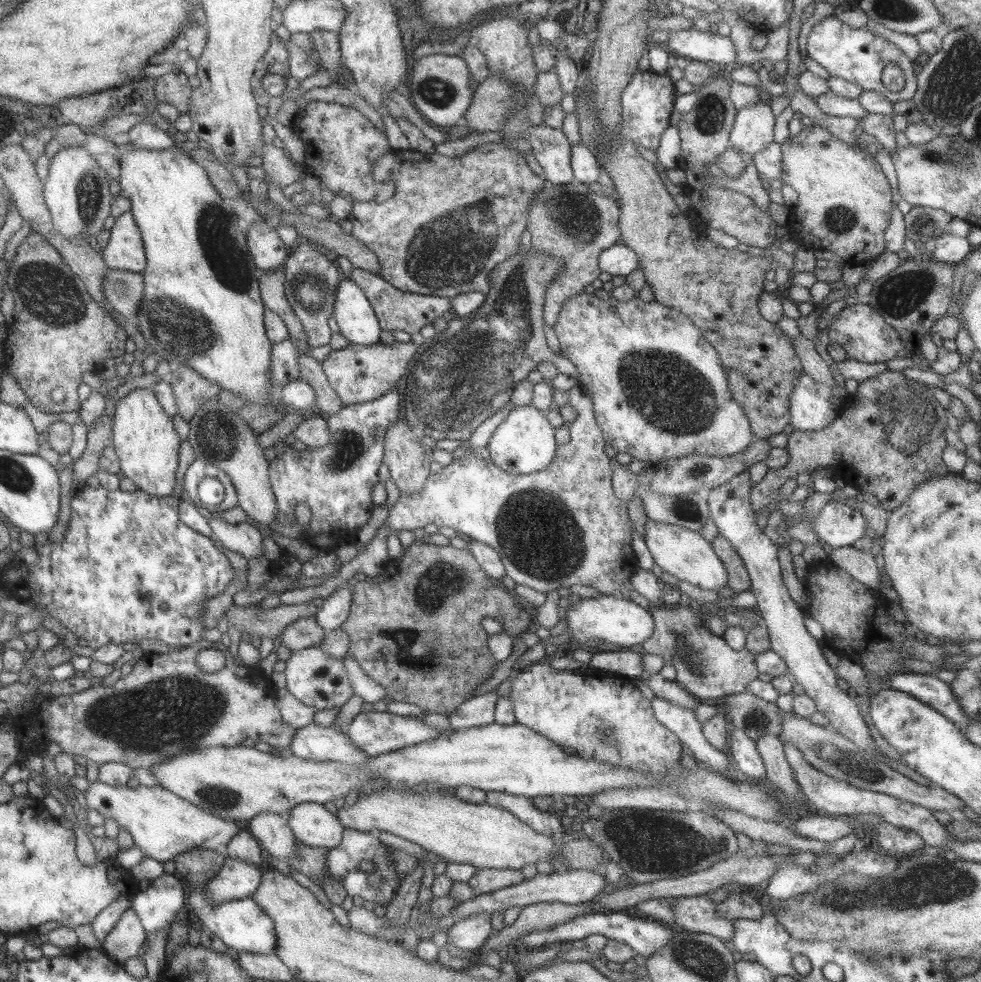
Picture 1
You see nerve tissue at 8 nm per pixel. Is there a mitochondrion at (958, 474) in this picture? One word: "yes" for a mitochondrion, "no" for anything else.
no

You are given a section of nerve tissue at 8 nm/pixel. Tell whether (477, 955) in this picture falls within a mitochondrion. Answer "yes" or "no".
no

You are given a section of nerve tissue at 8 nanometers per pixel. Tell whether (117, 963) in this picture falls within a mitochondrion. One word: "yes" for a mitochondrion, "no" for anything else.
no

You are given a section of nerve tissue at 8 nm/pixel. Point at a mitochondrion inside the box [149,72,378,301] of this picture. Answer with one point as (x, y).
(230, 263)

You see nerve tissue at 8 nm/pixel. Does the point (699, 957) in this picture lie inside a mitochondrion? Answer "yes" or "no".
yes

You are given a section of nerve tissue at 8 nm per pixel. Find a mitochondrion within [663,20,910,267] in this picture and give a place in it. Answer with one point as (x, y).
(709, 117)

